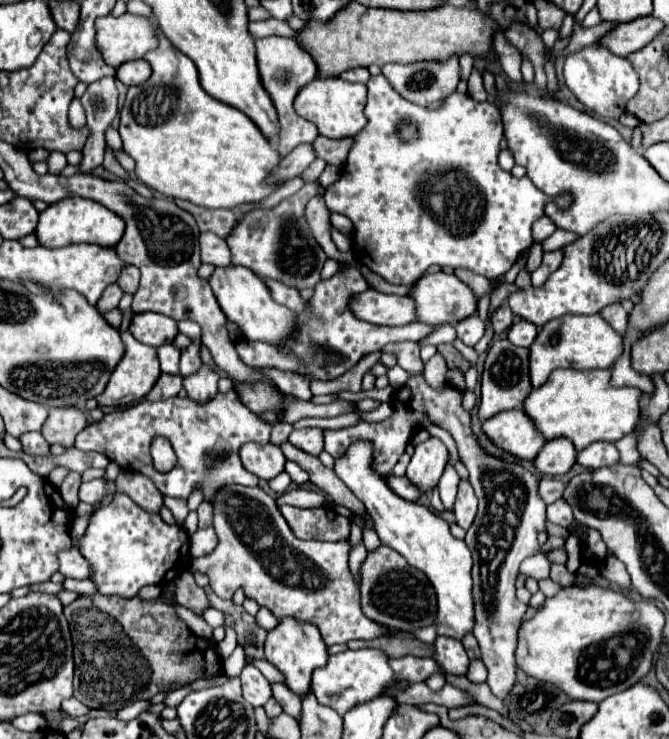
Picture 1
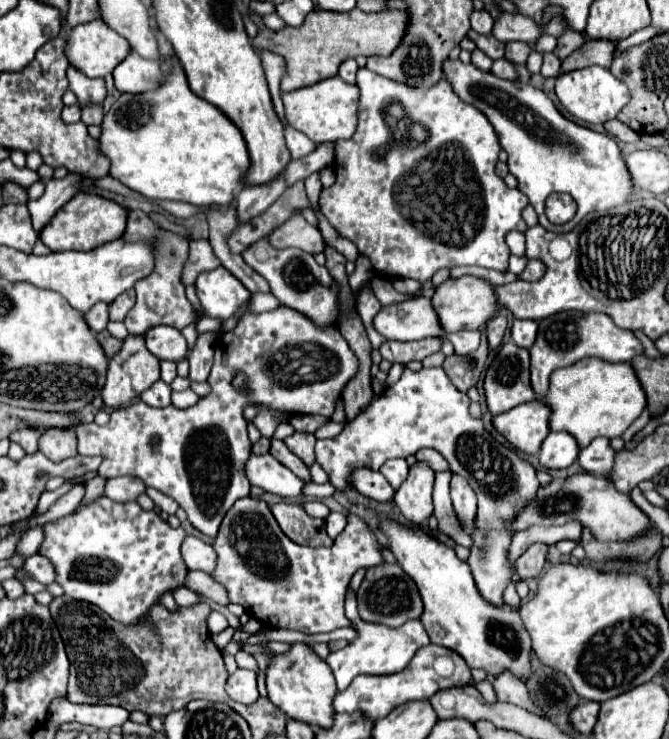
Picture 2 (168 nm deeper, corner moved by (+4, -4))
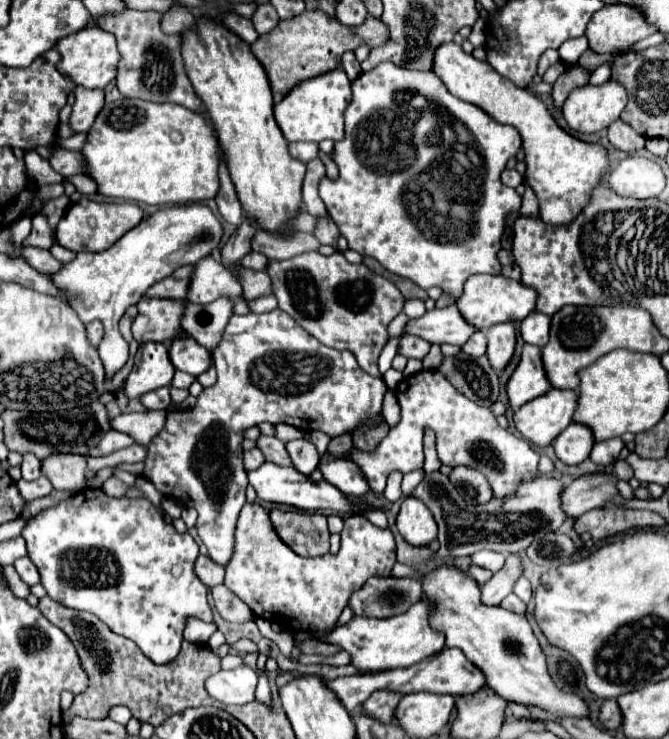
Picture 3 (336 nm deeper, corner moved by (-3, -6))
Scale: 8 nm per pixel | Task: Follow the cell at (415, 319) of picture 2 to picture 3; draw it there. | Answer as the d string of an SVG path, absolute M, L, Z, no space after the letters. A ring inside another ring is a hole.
M452 304L442 310L428 310L422 318L410 320L406 324L406 332L424 338L430 344L464 346L466 340L476 332L476 328L468 324L458 312L458 306Z

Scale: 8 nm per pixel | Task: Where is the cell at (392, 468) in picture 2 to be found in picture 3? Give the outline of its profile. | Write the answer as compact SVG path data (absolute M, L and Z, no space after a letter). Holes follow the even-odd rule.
M392 472L390 480L386 484L386 490L384 490L384 498L388 502L398 502L404 496L402 490L400 490L400 482L402 482L402 474L400 472Z

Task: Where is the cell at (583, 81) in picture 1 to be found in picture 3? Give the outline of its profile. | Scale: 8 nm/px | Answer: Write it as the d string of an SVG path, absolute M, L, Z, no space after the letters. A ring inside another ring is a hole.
M610 80L602 86L586 84L574 90L568 96L562 112L566 124L574 132L594 134L610 126L610 122L620 116L624 106L626 90L622 90L620 84L614 84L614 80Z

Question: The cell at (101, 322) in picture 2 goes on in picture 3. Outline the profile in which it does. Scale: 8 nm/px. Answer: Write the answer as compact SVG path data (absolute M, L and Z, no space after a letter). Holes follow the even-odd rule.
M94 320L94 322L86 324L86 334L88 334L88 342L96 348L100 344L100 340L102 340L102 322Z

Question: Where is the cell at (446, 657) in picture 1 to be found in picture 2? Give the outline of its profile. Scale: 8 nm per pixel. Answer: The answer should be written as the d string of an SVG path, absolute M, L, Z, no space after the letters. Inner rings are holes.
M437 644L423 646L413 660L407 664L407 668L399 674L391 674L391 678L379 678L379 676L359 676L343 694L337 694L333 700L335 712L347 712L347 714L363 714L371 722L377 722L379 718L385 718L393 708L399 704L405 704L409 700L429 700L437 690L451 688L451 686L465 686L471 684L471 670L463 662L463 658Z

